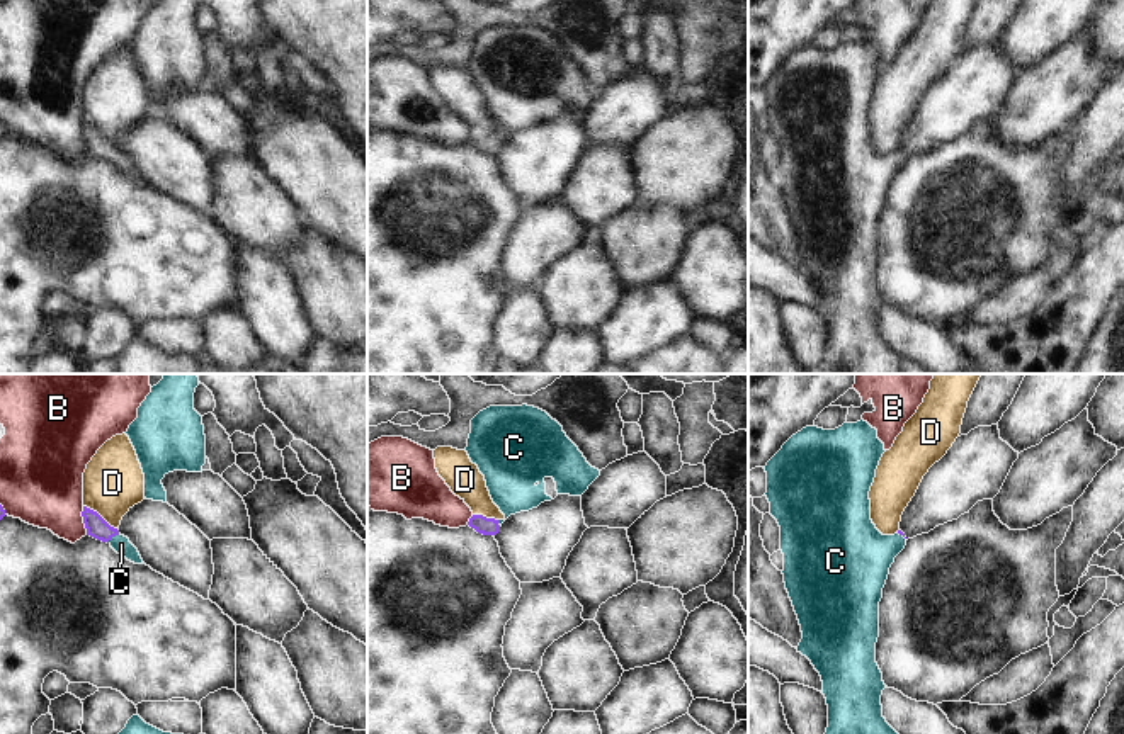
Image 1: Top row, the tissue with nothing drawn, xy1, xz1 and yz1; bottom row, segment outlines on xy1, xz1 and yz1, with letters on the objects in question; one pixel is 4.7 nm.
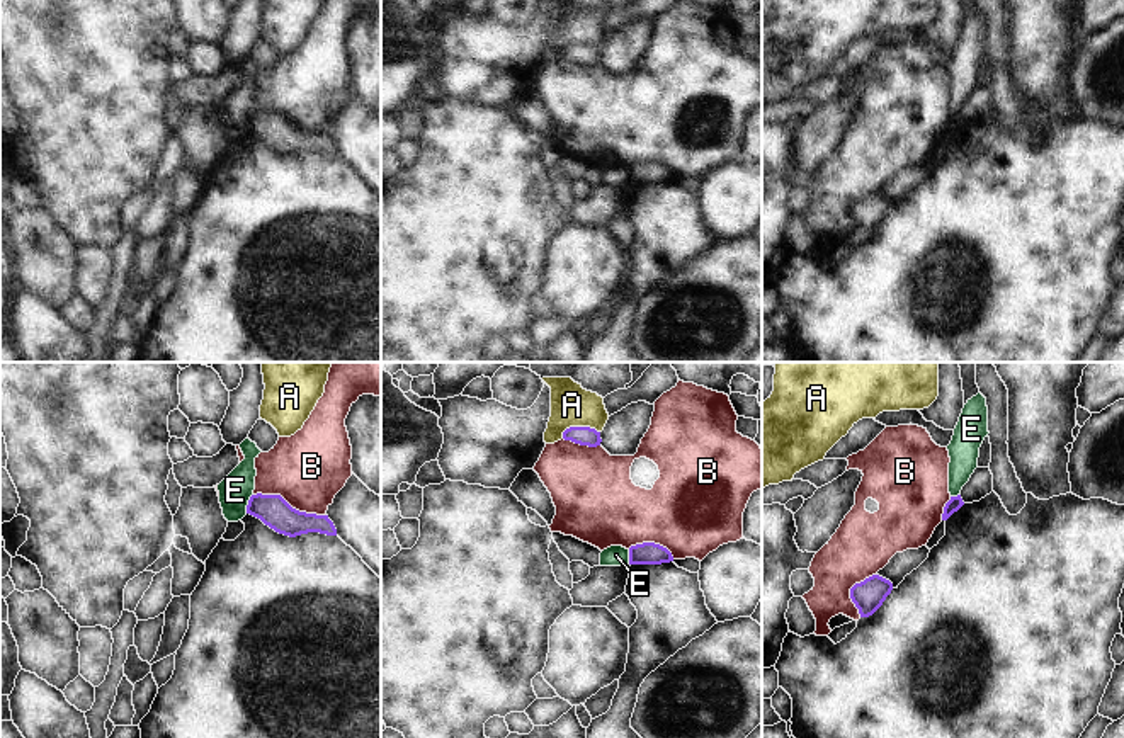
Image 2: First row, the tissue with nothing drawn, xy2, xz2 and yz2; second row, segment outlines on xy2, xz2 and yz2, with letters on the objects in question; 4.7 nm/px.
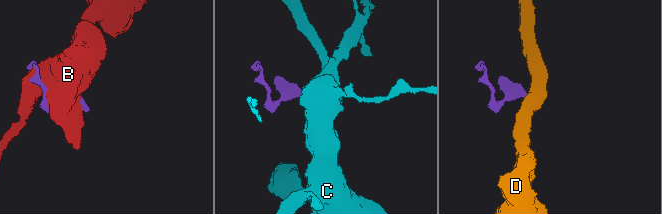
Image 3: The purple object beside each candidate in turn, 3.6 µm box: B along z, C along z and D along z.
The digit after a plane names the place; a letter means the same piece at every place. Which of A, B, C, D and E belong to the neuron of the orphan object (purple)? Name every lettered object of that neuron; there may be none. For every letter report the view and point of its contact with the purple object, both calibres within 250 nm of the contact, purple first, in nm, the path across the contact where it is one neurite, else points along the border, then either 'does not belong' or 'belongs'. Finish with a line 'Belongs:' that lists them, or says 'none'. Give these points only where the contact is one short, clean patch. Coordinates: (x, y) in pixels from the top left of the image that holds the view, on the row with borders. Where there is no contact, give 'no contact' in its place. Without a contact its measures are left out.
A: meets purple in xz2 at (579, 427); 90 nm thick on the purple side, 200 nm on the other; border along xz2 (599, 432), (589, 427), (568, 427), (562, 437); does not belong
B: meets purple in xy2 at (288, 504); 150 nm thick on the purple side, 360 nm on the other; does not belong
C: meets purple in xy1 at (113, 536); 100 nm thick on the purple side, 90 nm on the other; runs through xy1 (97, 527), (113, 536), (121, 544); belongs
D: meets purple in xy1 at (99, 515); 100 nm thick on the purple side, 280 nm on the other; border along xy1 (84, 505), (96, 510), (118, 530); does not belong
E: meets purple in xy2 at (249, 504); 150 nm thick on the purple side, 160 nm on the other; border along xy2 (252, 493), (245, 512); does not belong
Belongs: C

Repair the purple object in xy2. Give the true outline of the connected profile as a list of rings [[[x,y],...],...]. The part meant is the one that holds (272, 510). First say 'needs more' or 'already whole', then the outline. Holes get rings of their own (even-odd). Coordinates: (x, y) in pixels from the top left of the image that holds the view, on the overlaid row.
already whole; [[[252,495],[247,514],[260,519],[279,534],[296,537],[308,532],[337,536],[328,515],[306,514],[292,508],[281,495]]]

